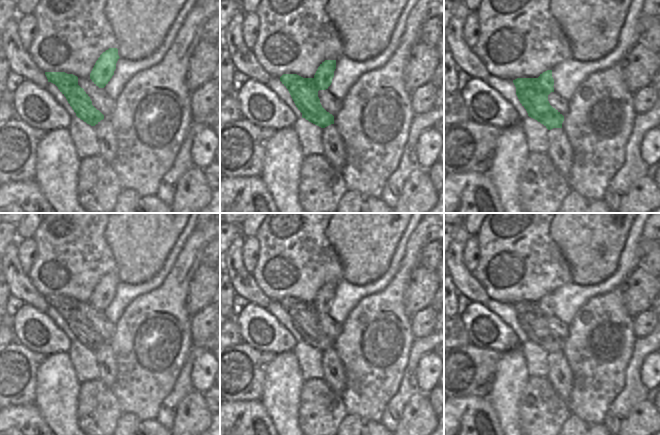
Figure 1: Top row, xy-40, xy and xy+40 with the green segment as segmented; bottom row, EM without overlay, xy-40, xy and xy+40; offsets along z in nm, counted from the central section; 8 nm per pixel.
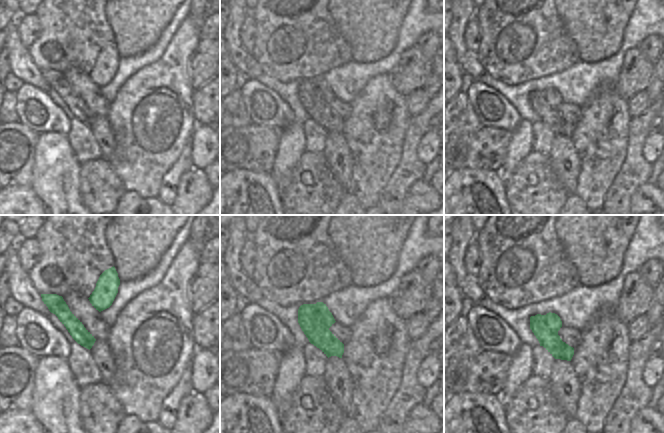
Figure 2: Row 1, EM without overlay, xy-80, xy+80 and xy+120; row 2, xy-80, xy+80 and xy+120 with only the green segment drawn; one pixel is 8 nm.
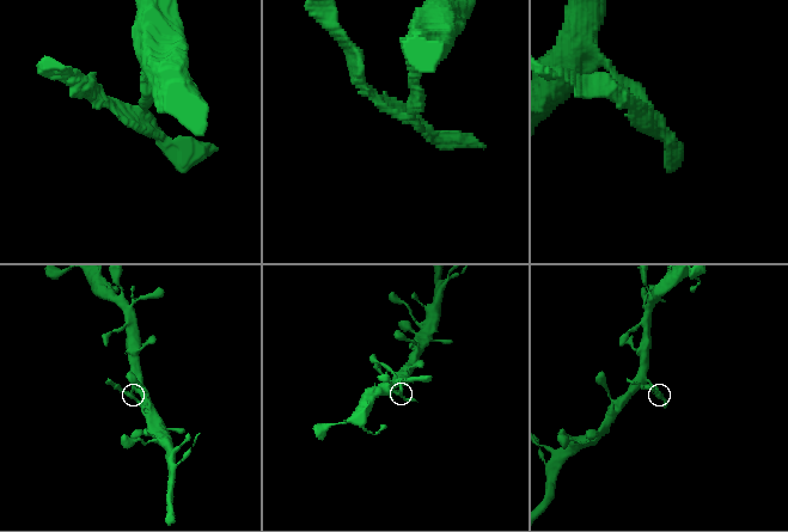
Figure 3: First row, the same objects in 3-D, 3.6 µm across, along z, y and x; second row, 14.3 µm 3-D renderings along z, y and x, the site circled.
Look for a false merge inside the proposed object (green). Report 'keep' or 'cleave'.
cleave

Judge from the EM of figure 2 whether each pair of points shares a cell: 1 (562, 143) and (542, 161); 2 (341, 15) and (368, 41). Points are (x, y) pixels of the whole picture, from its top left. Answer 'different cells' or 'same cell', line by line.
1: different cells
2: same cell

